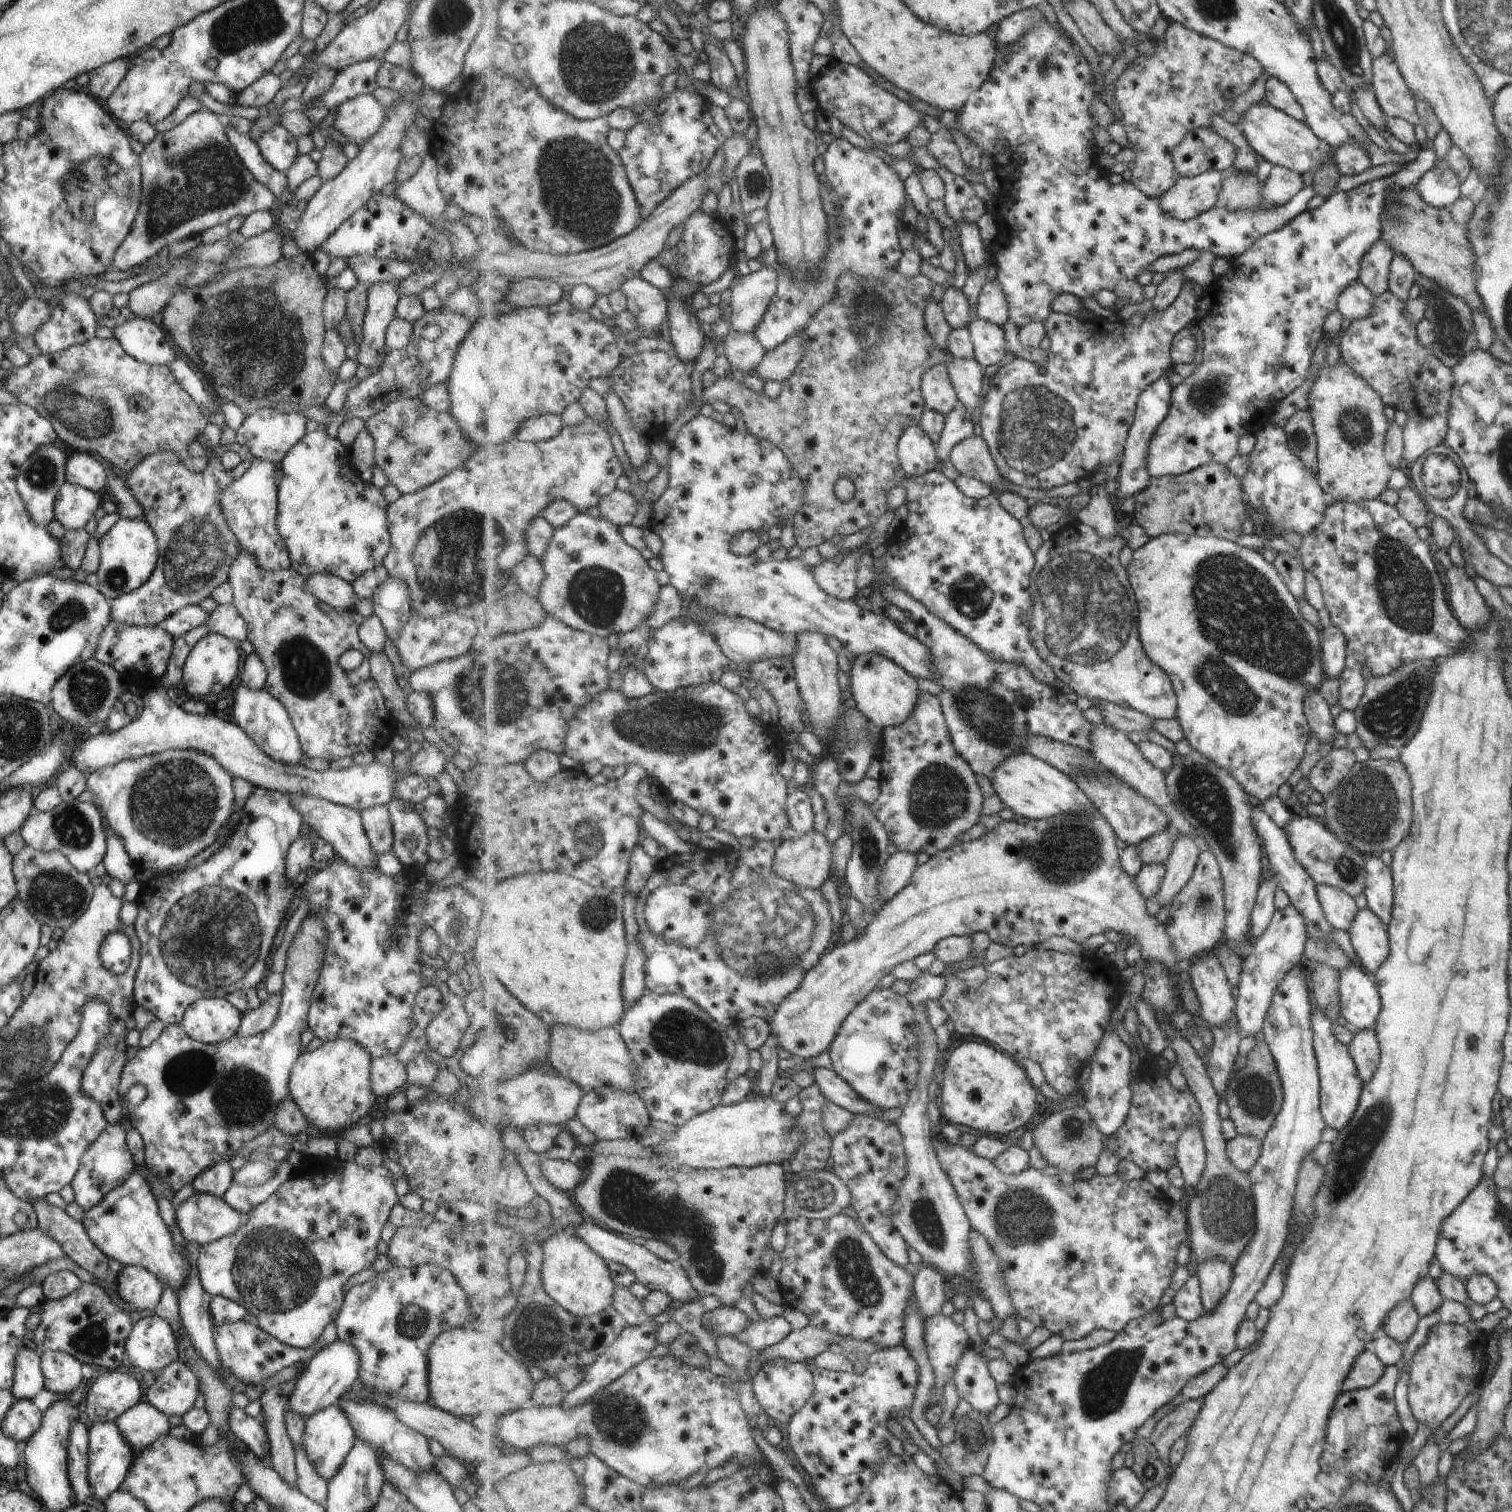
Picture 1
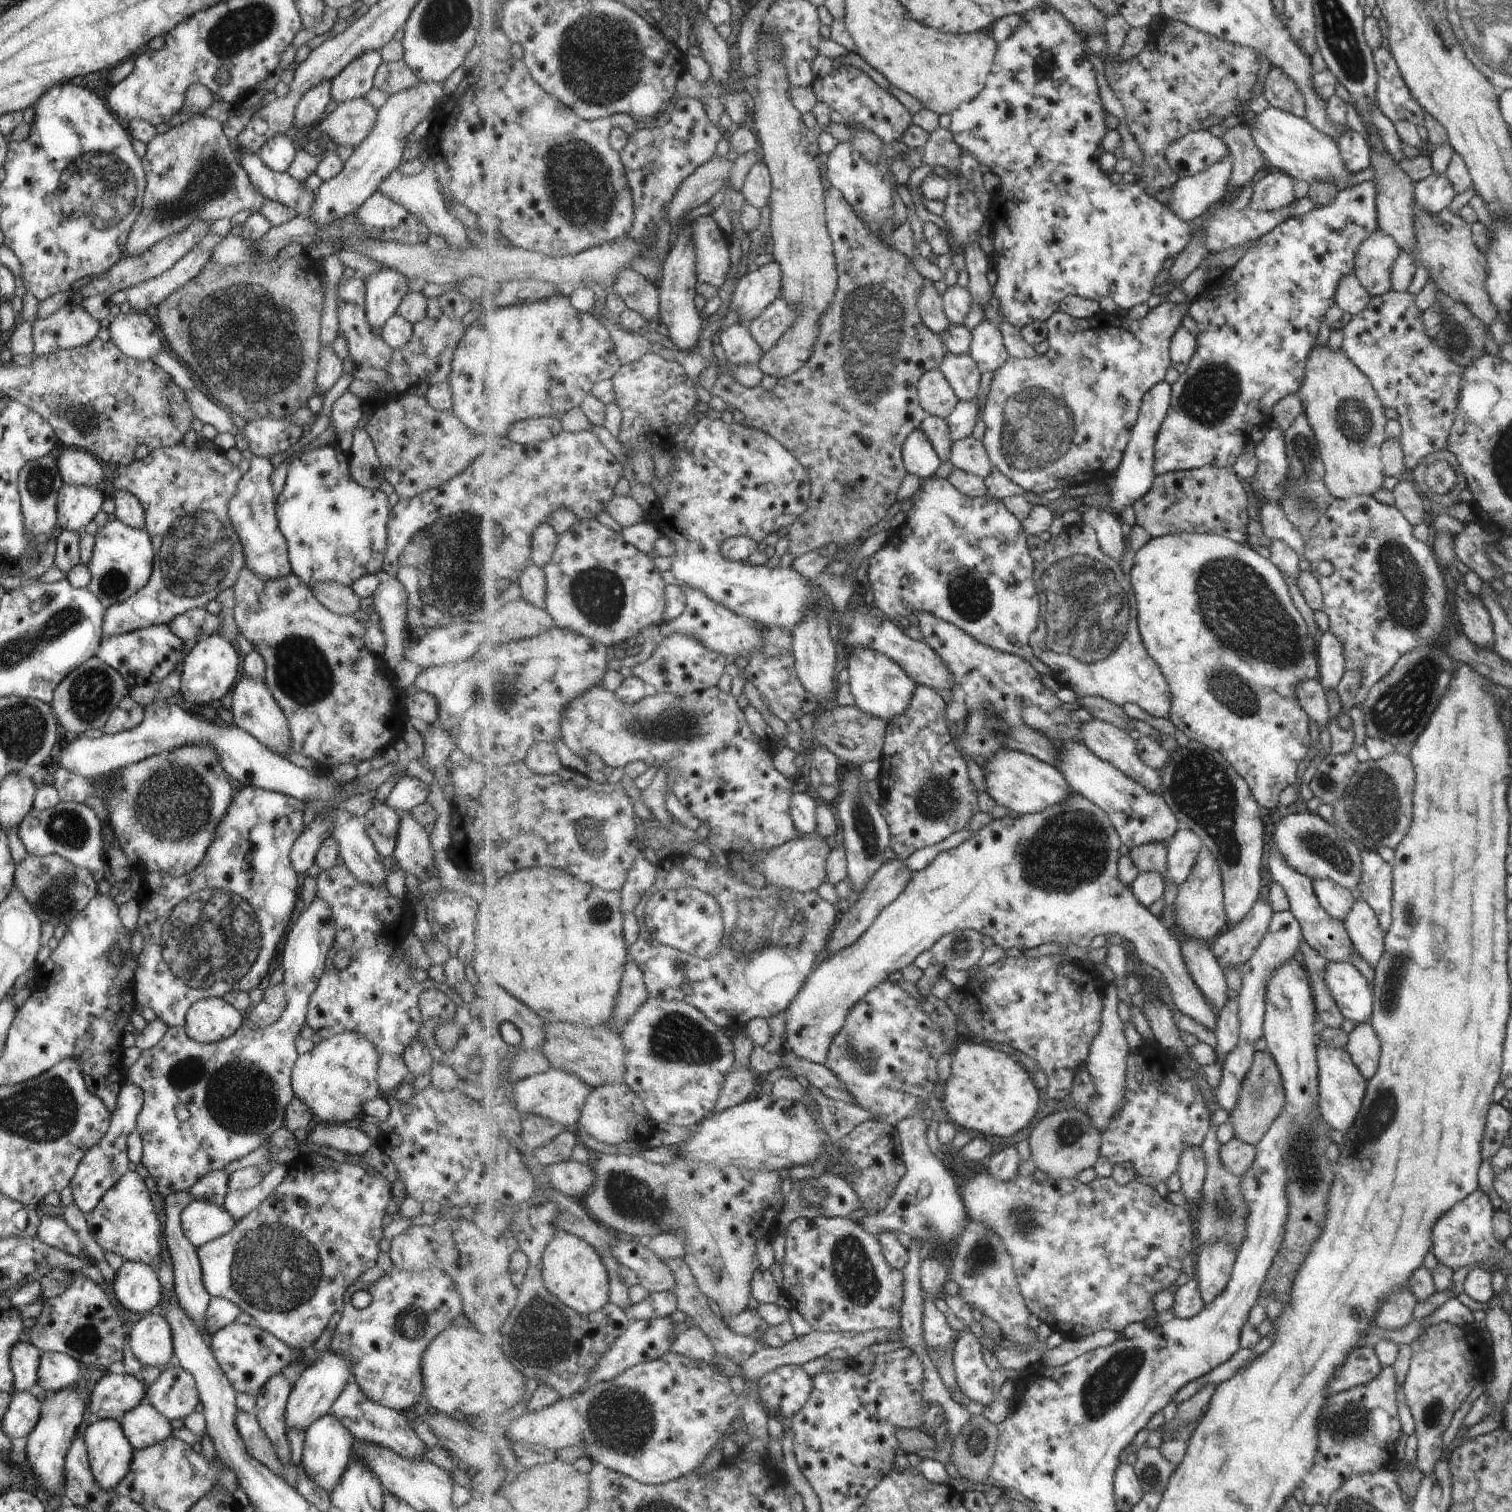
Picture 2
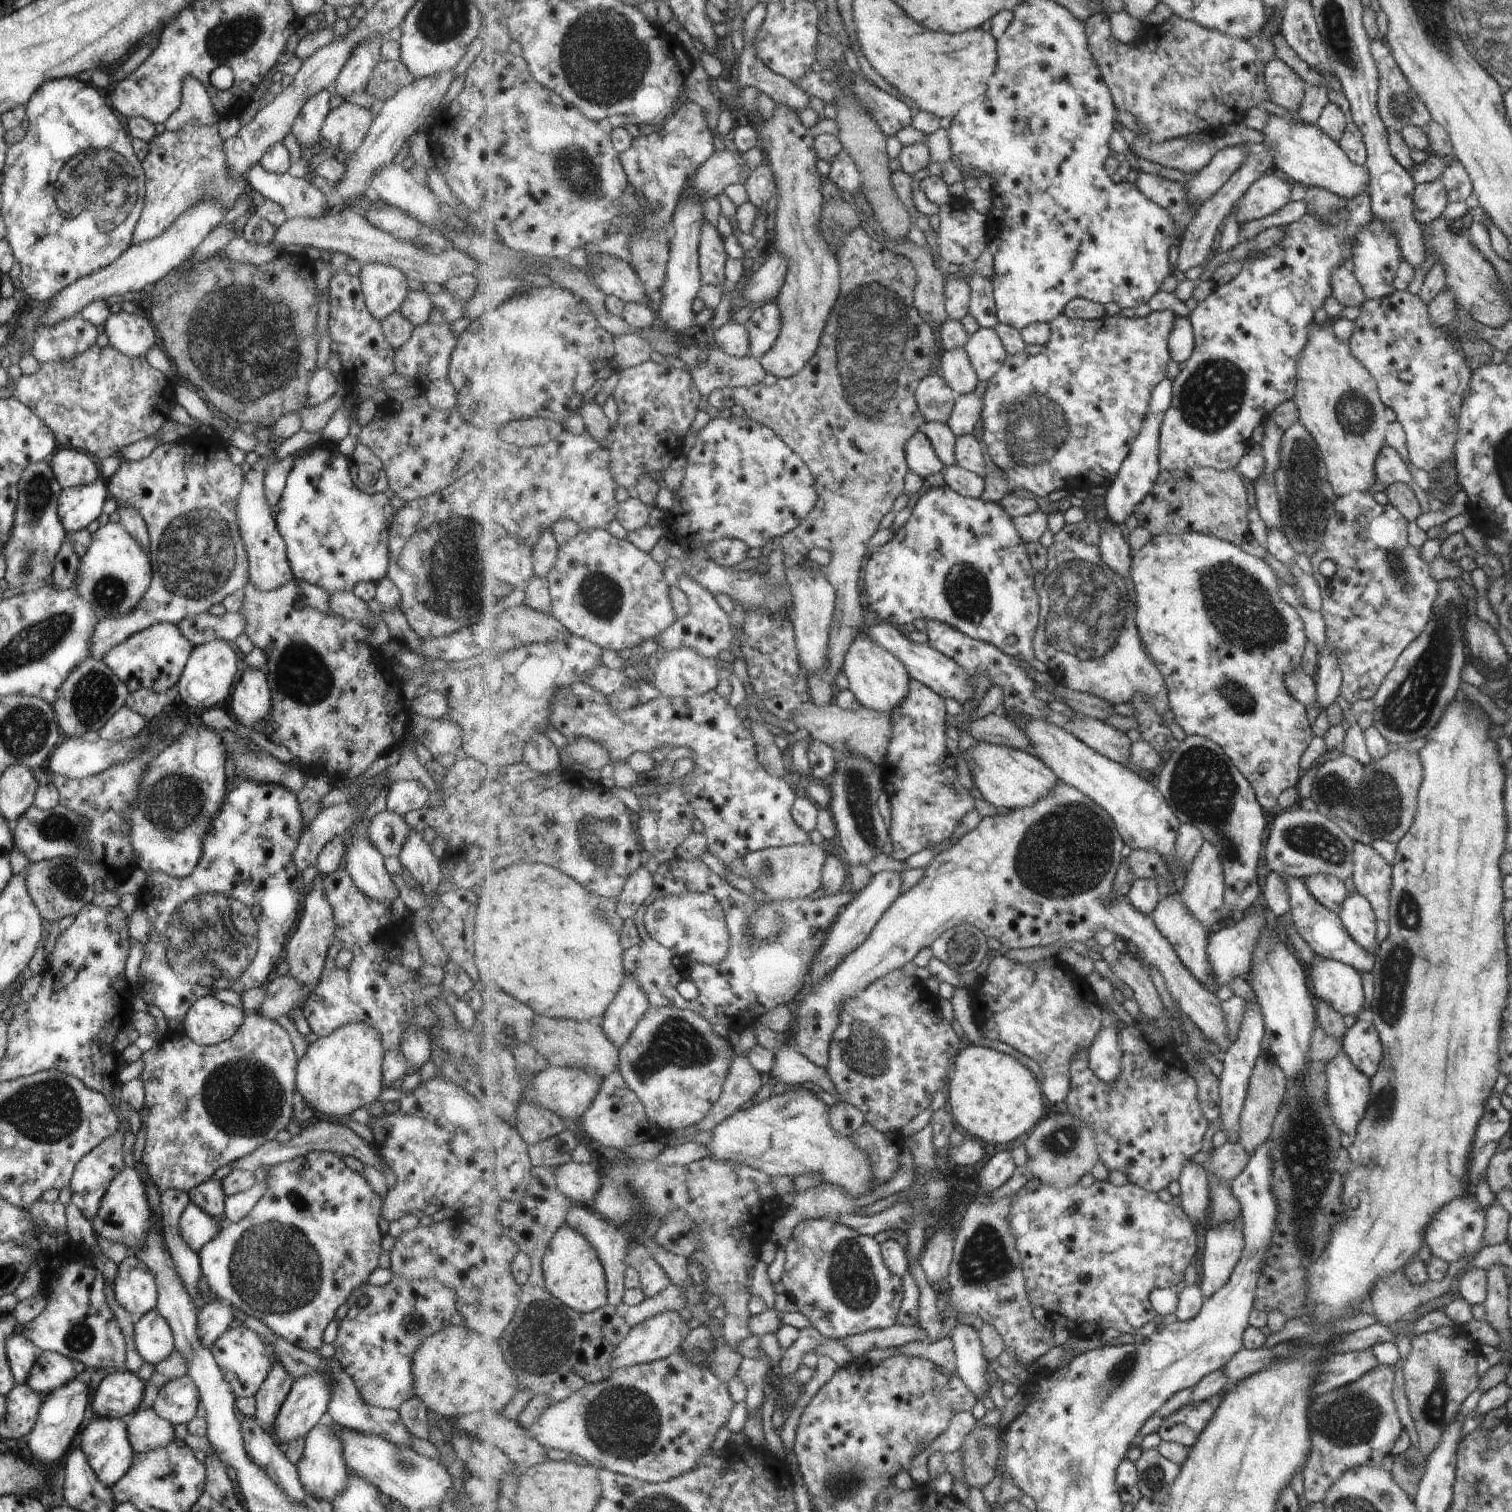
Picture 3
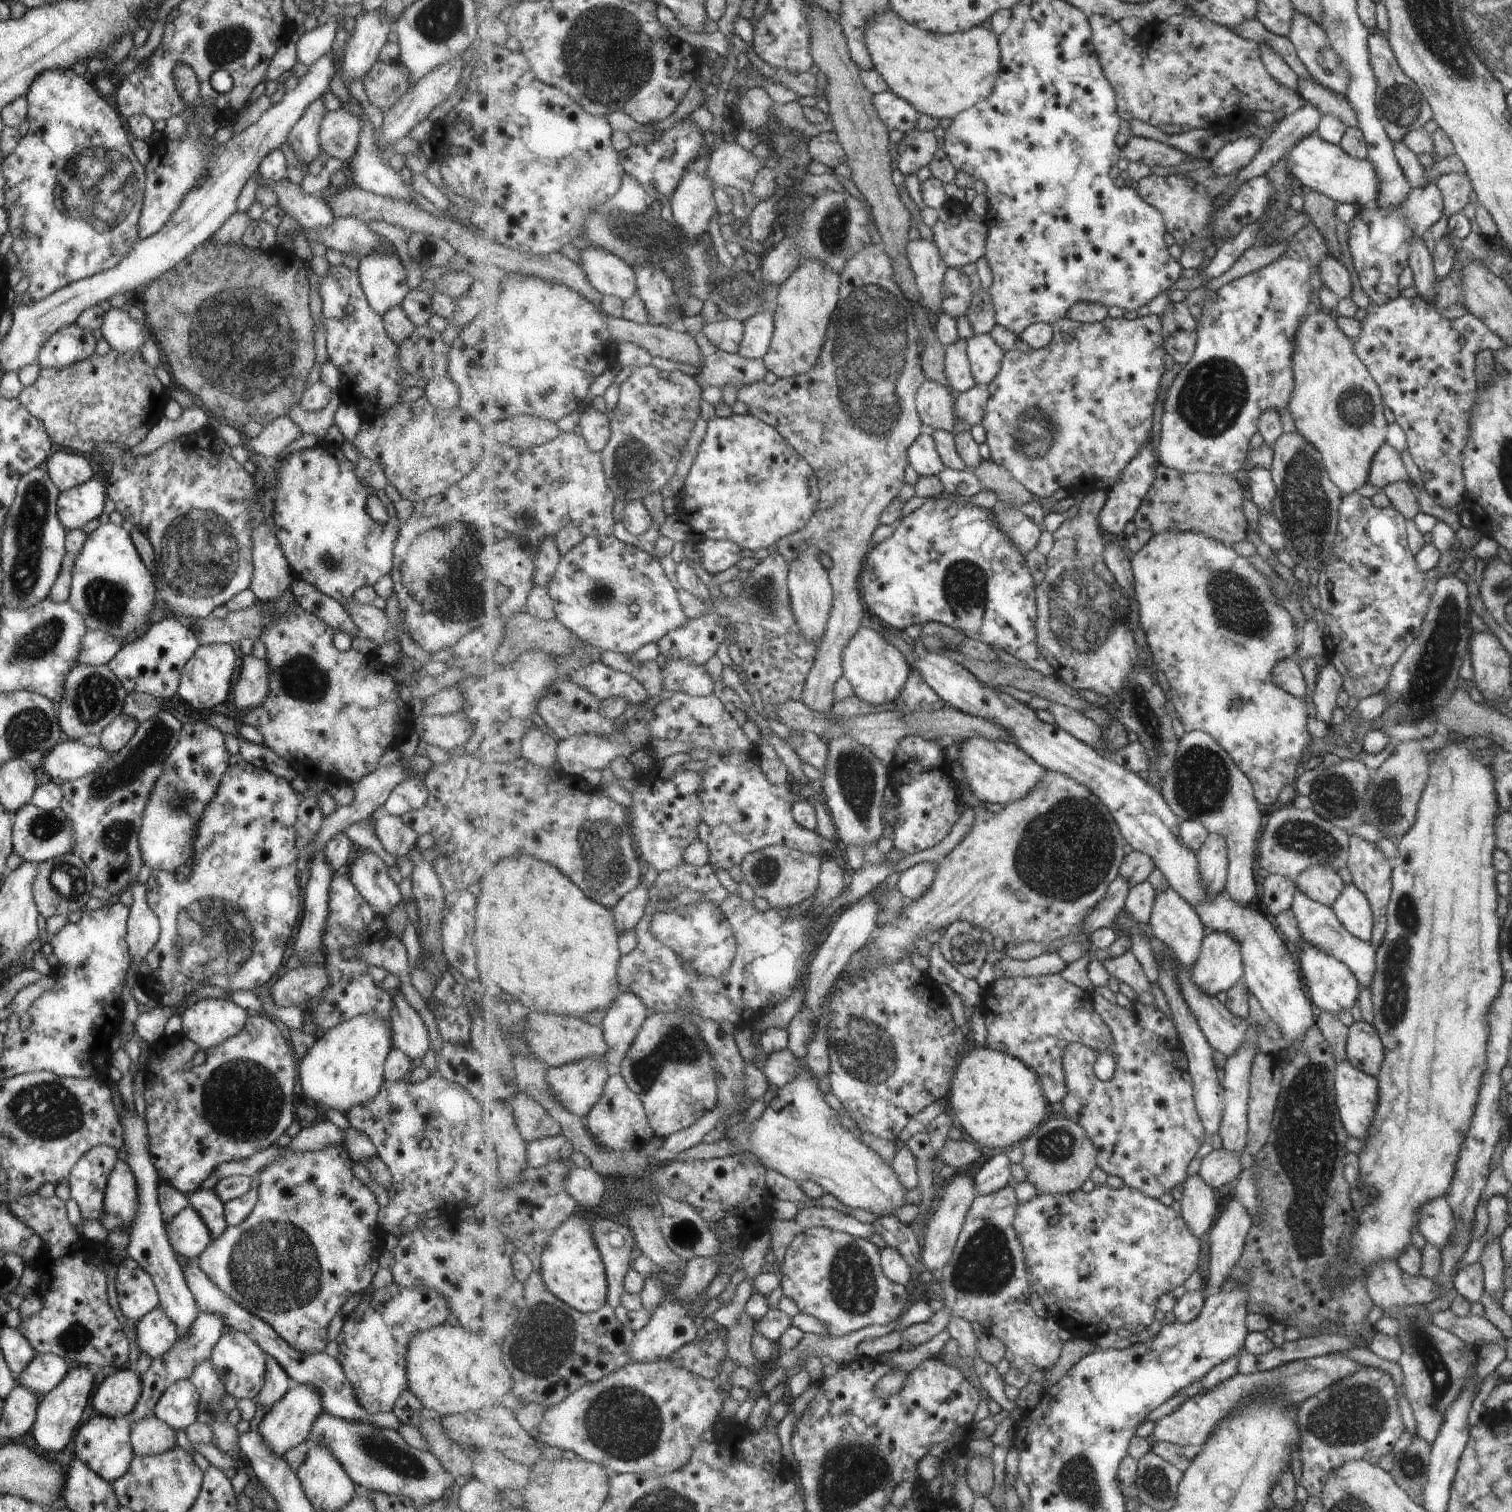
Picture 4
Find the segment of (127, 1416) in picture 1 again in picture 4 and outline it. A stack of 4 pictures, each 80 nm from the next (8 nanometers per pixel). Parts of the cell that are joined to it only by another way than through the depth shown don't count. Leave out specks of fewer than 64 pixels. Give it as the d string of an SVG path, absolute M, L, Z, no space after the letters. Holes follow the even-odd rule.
M154 1415L130 1423L130 1429L130 1445L135 1455L158 1455L176 1446L176 1431Z

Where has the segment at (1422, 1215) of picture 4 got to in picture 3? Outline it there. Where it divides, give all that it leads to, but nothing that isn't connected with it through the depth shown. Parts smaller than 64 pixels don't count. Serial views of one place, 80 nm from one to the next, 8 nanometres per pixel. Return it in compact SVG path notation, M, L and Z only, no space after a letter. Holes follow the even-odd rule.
M1473 1195L1455 1197L1440 1206L1429 1218L1423 1241L1429 1247L1430 1254L1439 1257L1447 1264L1467 1255L1476 1254L1482 1247L1485 1209L1481 1209Z

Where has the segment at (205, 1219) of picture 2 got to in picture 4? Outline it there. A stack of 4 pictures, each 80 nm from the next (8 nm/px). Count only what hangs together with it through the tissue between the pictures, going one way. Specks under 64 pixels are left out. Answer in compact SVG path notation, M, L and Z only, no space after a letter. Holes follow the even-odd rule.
M189 1204L178 1210L171 1220L164 1224L164 1231L174 1254L189 1260L197 1258L198 1254L212 1241L200 1214Z

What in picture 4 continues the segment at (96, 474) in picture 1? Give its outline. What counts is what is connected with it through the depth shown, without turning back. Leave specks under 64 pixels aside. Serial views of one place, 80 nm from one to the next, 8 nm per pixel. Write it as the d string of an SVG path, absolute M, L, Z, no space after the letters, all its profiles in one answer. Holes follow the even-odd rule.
M63 451L50 454L43 462L49 478L61 491L73 488L96 475L95 470L83 456Z

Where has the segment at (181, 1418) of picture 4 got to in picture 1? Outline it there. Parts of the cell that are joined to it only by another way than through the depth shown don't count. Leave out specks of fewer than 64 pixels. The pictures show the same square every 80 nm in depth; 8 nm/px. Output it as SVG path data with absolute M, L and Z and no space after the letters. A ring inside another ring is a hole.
M179 1360L171 1361L160 1371L153 1384L144 1387L143 1400L166 1417L173 1414L182 1417L197 1396L197 1377Z

